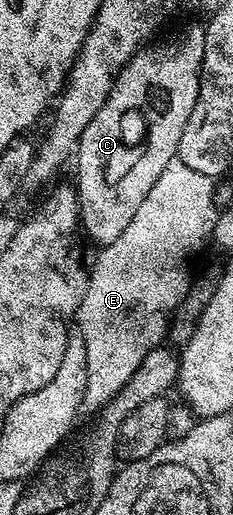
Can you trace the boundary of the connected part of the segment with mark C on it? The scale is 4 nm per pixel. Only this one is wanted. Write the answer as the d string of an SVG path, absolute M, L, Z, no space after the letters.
M198 25L190 28L180 40L155 43L137 51L118 72L104 104L86 125L80 145L74 152L74 190L76 200L80 202L80 225L83 234L87 238L89 235L99 245L113 243L122 235L134 213L138 213L138 205L146 201L146 193L154 189L154 181L162 177L162 169L166 169L166 165L177 158L176 150L182 129L186 129L186 121L190 121L190 109L194 109L194 101L198 101L200 62L204 56L204 27Z

